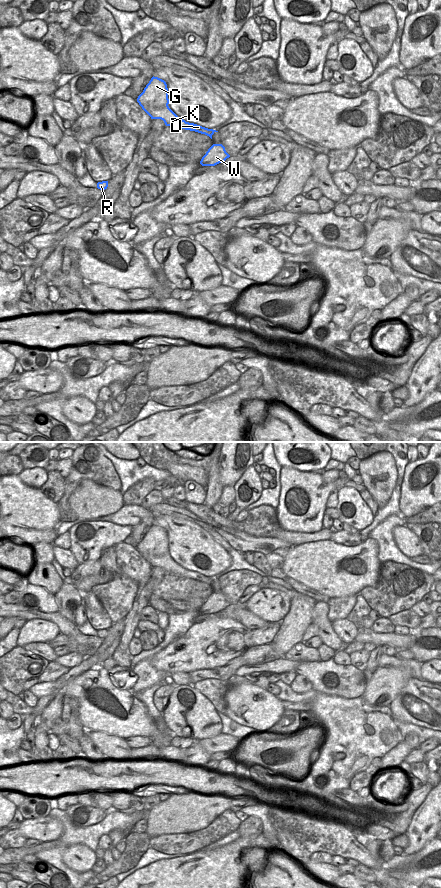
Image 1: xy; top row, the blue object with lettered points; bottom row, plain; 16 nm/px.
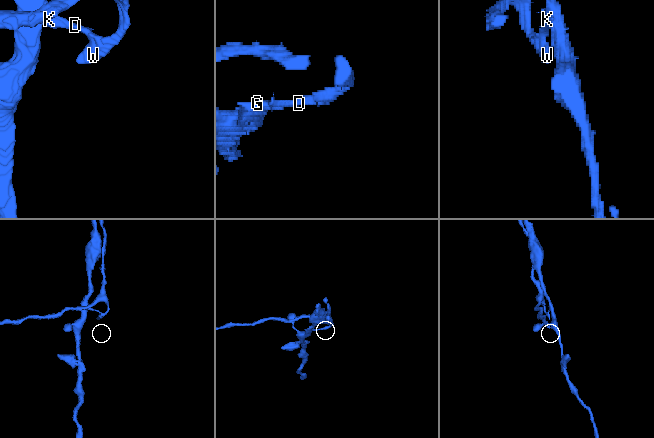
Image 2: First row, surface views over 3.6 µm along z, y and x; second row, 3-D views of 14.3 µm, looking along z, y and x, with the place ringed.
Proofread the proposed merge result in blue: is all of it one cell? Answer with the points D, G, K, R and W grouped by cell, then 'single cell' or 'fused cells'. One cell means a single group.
D K W / G R | fused cells

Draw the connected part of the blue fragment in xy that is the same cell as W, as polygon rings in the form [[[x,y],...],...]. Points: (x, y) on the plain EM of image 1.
[[[213,592],[202,605],[200,612],[202,614],[215,614],[229,605],[230,603],[222,592]]]

